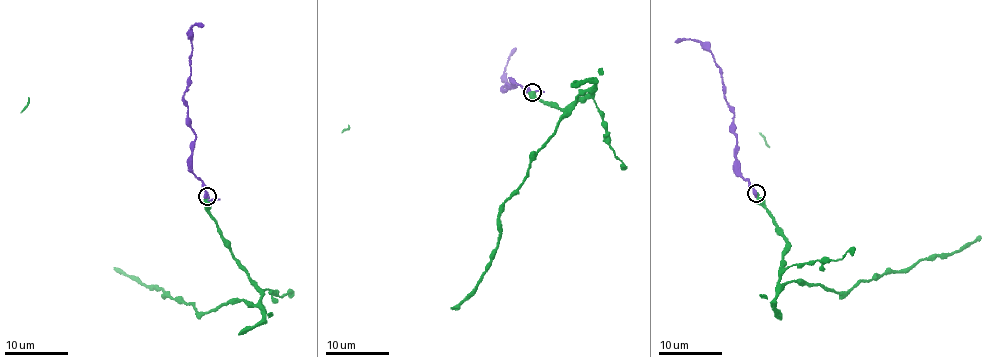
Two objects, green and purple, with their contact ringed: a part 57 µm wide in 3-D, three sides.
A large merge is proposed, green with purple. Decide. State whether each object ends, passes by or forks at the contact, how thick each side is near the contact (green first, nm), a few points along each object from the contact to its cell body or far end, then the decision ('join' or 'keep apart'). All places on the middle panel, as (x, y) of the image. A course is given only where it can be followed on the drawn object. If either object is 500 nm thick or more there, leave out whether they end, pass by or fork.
500 nm thick on the green side, 320 nm on the other; green runs (532, 94), (560, 108), (591, 93), (587, 90), (561, 117), (526, 180), (503, 206), (490, 266), (451, 308); purple runs (532, 92), (514, 82), (515, 87), (502, 88), (507, 88), (504, 72), (515, 47); join

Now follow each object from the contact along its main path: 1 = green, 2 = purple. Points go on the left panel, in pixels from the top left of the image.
1: (208, 196), (208, 210), (224, 244), (261, 296), (256, 303), (243, 300), (200, 313), (114, 266)
2: (208, 196), (191, 167), (195, 131), (184, 99), (191, 74), (190, 28), (197, 22), (202, 26)

